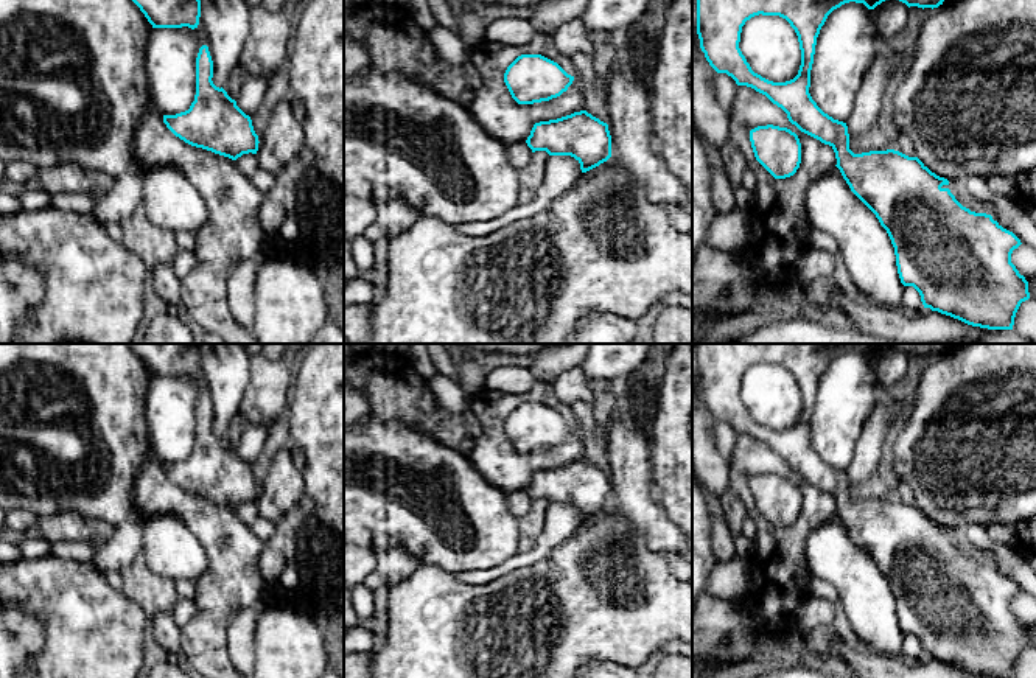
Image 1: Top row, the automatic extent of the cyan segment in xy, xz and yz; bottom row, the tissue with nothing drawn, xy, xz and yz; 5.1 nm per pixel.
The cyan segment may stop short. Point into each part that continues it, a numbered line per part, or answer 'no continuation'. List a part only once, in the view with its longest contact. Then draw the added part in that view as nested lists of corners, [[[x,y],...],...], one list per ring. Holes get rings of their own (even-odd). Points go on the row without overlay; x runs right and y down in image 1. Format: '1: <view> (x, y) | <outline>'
no continuation

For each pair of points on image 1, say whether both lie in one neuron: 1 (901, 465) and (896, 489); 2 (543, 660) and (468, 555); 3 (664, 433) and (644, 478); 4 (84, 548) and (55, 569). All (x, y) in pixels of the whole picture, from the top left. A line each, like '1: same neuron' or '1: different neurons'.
1: different neurons
2: different neurons
3: different neurons
4: different neurons

